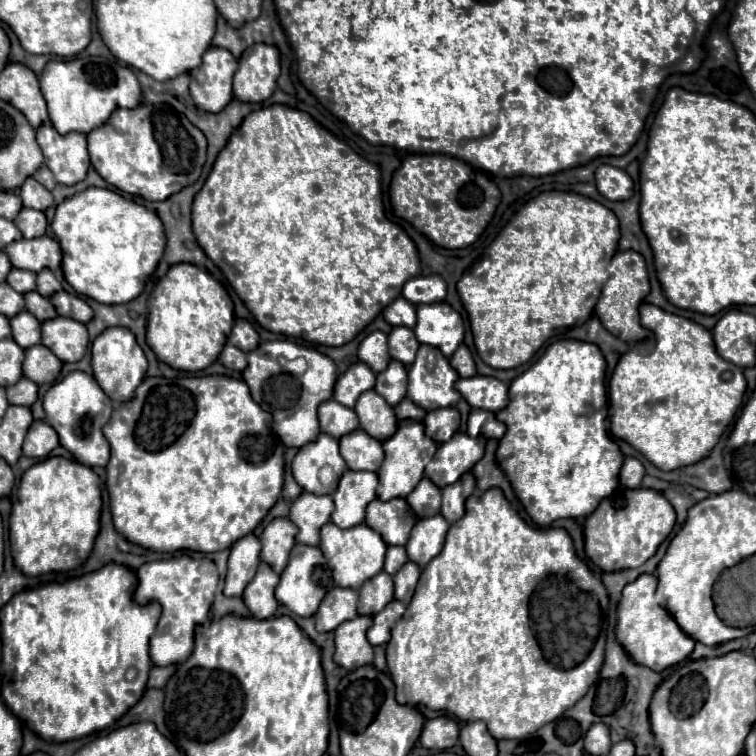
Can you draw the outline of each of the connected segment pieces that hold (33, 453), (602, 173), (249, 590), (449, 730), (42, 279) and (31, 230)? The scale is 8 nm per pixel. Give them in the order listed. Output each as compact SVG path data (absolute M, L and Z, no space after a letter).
M33 421L23 443L23 455L45 459L59 445L59 437L55 429L45 421Z
M601 165L595 173L595 179L599 193L611 201L623 201L633 195L633 179L623 169Z
M261 563L259 569L257 569L257 575L245 587L245 593L243 593L245 605L249 607L253 617L257 617L257 619L273 617L273 613L279 605L275 595L273 595L277 581L279 581L279 575L271 569L271 565Z
M445 715L429 719L421 733L421 745L437 751L451 749L457 743L457 739L459 739L459 725L455 719Z
M43 269L43 271L37 273L37 291L43 297L51 297L53 293L61 291L61 283L55 279L55 275L53 275L51 269Z
M23 207L19 211L19 215L15 217L15 225L19 227L19 231L23 233L25 239L33 239L33 237L45 235L47 219L45 219L45 213L43 211L35 211L35 209Z

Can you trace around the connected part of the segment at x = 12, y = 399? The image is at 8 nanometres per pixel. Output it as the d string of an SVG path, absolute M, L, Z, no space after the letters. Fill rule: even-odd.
M25 375L11 387L7 387L7 399L11 405L25 405L31 407L37 399L37 383L27 379Z

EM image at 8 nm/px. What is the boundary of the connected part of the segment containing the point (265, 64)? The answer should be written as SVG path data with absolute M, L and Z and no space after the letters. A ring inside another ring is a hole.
M255 43L247 47L239 59L239 69L233 77L233 93L239 101L261 103L273 95L279 73L277 47Z

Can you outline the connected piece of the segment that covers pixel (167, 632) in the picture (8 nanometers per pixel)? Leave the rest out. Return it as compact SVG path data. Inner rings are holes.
M179 555L163 561L151 561L137 569L137 591L135 599L139 603L159 601L163 611L157 625L157 635L151 637L151 661L153 665L173 665L185 661L191 655L195 643L195 627L207 623L211 601L217 589L219 573L211 559L191 559L189 555Z

